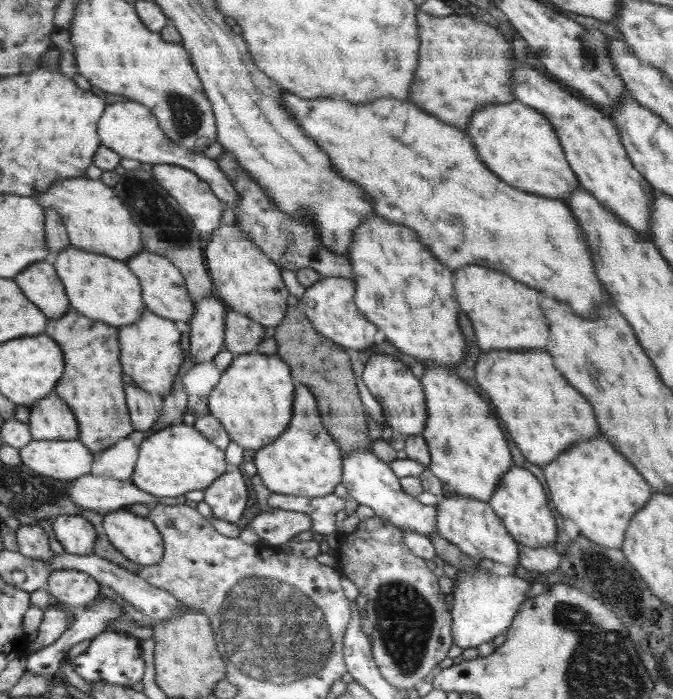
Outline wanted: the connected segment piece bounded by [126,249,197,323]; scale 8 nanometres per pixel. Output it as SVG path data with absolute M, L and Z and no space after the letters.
M142 249L140 253L130 257L126 263L142 284L143 301L148 310L164 318L172 319L175 323L193 318L197 305L188 296L184 277L172 262L162 255Z

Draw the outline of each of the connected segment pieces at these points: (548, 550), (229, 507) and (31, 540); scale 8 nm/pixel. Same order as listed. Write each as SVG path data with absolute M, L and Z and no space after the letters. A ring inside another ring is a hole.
M519 543L519 564L521 573L538 578L542 573L550 573L559 568L561 555L552 545L528 547Z
M237 467L224 472L208 488L204 488L204 502L212 508L216 518L236 523L240 520L249 492L244 476Z
M20 525L16 532L19 554L32 559L47 562L53 558L48 535L44 529L36 525Z

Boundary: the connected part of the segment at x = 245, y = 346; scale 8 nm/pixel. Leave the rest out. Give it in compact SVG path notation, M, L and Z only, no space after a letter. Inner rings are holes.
M228 307L223 349L230 351L233 357L255 352L256 346L266 338L265 330L266 327L254 319Z

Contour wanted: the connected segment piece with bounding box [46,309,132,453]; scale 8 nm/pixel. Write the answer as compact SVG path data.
M72 309L62 317L50 320L47 330L48 335L64 346L64 354L68 354L68 374L64 374L64 382L56 386L55 393L76 406L76 418L80 418L80 426L84 426L84 438L79 439L92 452L100 453L132 432L129 408L126 408L127 400L124 400L127 394L124 394L122 382L123 368L119 362L122 356L119 329Z

